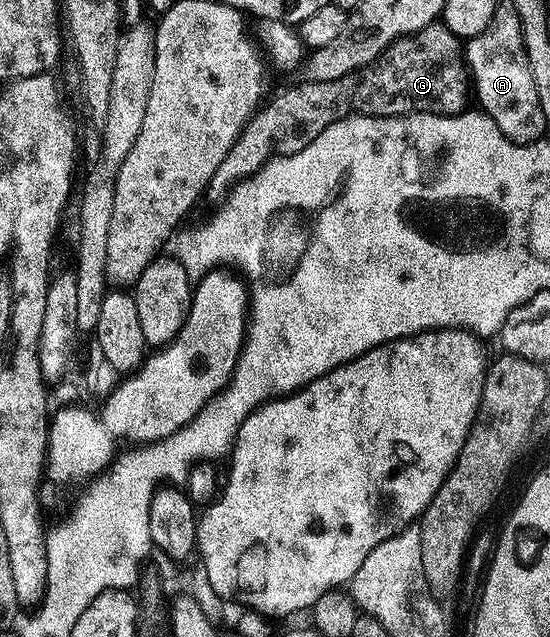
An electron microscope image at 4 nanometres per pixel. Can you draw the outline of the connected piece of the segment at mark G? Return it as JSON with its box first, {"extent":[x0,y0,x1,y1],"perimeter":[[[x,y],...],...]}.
{"extent":[204,22,468,206],"perimeter":[[[441,22],[429,24],[415,36],[406,36],[405,39],[398,40],[389,58],[383,58],[368,68],[361,68],[344,78],[310,80],[305,83],[298,84],[295,88],[284,89],[271,104],[269,101],[255,113],[238,137],[238,141],[232,146],[232,150],[224,154],[224,162],[216,166],[216,174],[212,174],[212,182],[204,193],[207,201],[210,199],[214,206],[221,205],[239,184],[256,175],[272,157],[291,156],[304,150],[304,146],[308,146],[308,142],[312,142],[316,134],[328,130],[328,126],[332,126],[332,122],[337,120],[347,120],[349,116],[411,116],[414,112],[456,116],[467,107],[466,96],[468,100],[468,72],[464,67],[463,45],[459,37],[453,36]]]}

